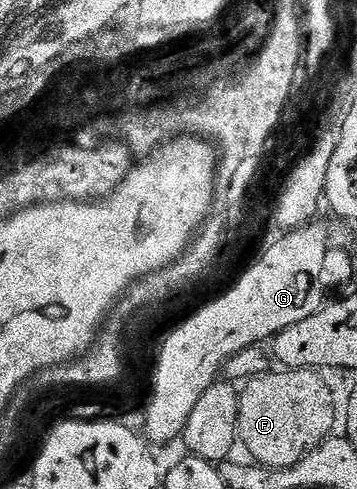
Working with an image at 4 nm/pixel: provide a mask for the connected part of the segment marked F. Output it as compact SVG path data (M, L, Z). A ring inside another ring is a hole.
M275 370L251 378L239 400L237 441L248 449L253 463L269 470L298 464L311 450L333 435L336 424L334 394L316 370Z

